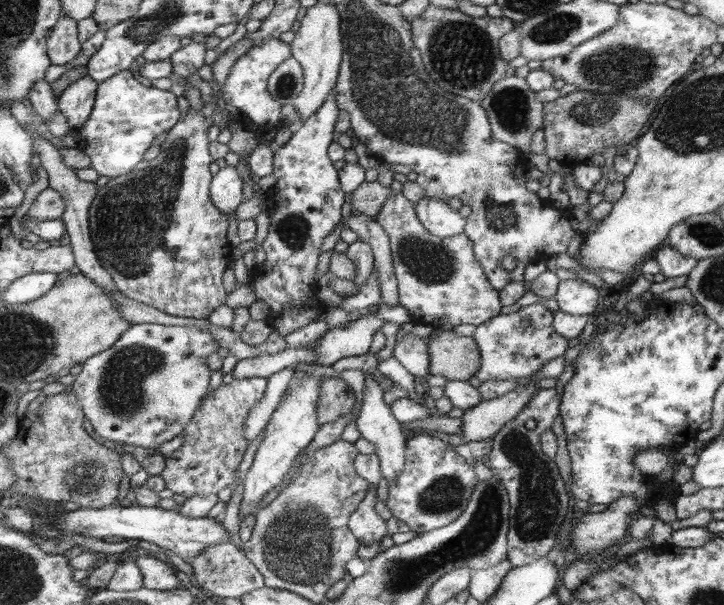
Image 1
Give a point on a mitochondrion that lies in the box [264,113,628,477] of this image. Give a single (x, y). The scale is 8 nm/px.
(428, 262)

